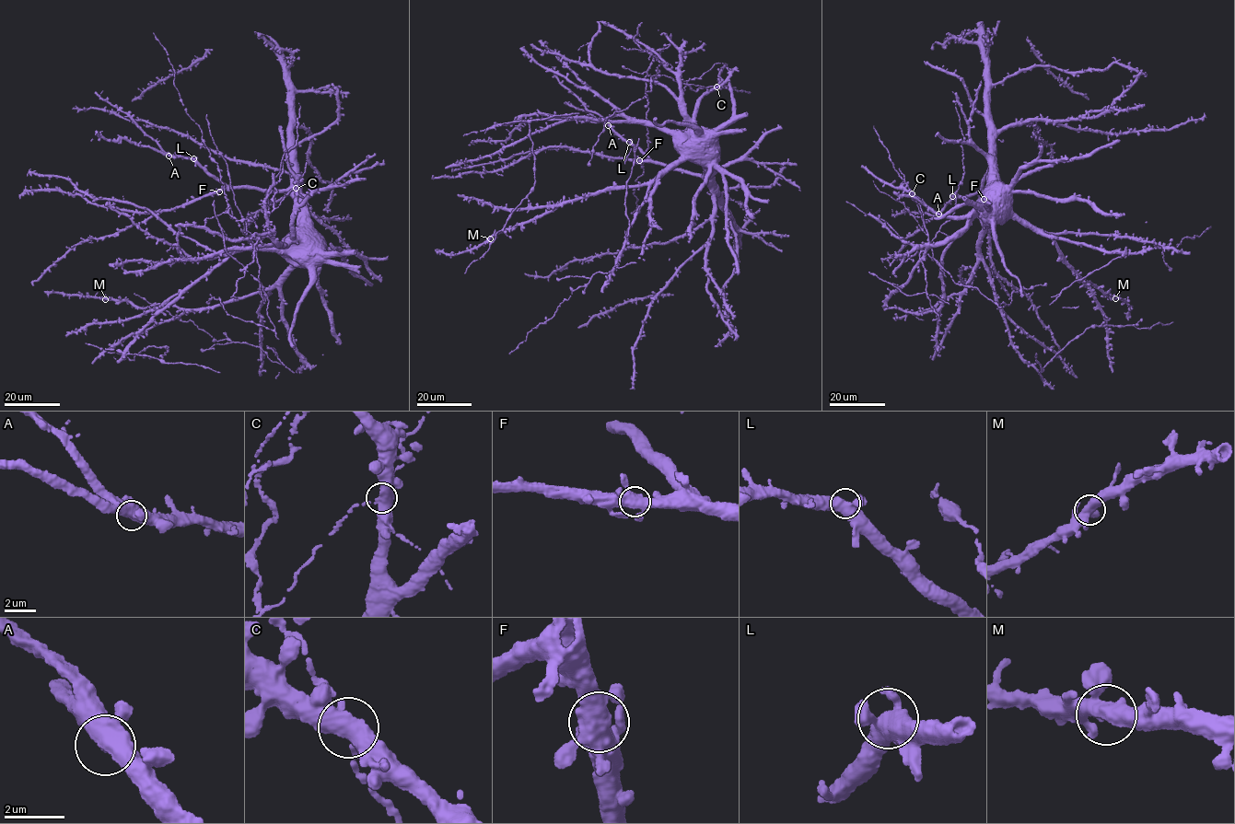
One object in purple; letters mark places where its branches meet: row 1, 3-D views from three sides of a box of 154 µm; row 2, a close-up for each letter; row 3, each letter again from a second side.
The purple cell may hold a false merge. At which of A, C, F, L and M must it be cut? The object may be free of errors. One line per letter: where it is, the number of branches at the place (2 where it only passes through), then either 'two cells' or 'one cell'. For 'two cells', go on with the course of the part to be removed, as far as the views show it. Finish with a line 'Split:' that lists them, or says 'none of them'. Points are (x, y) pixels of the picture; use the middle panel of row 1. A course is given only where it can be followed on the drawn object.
A: at (608, 125); 4 branches meet; one cell
C: at (716, 87); 4 branches meet; two cells; foreign part runs (716, 87), (690, 86), (695, 91), (710, 87), (714, 90), (733, 87), (750, 94)
F: at (639, 160); 4 branches meet; one cell
L: at (629, 142); 4 branches meet; one cell
M: at (490, 238); 4 branches meet; one cell
Split: C

